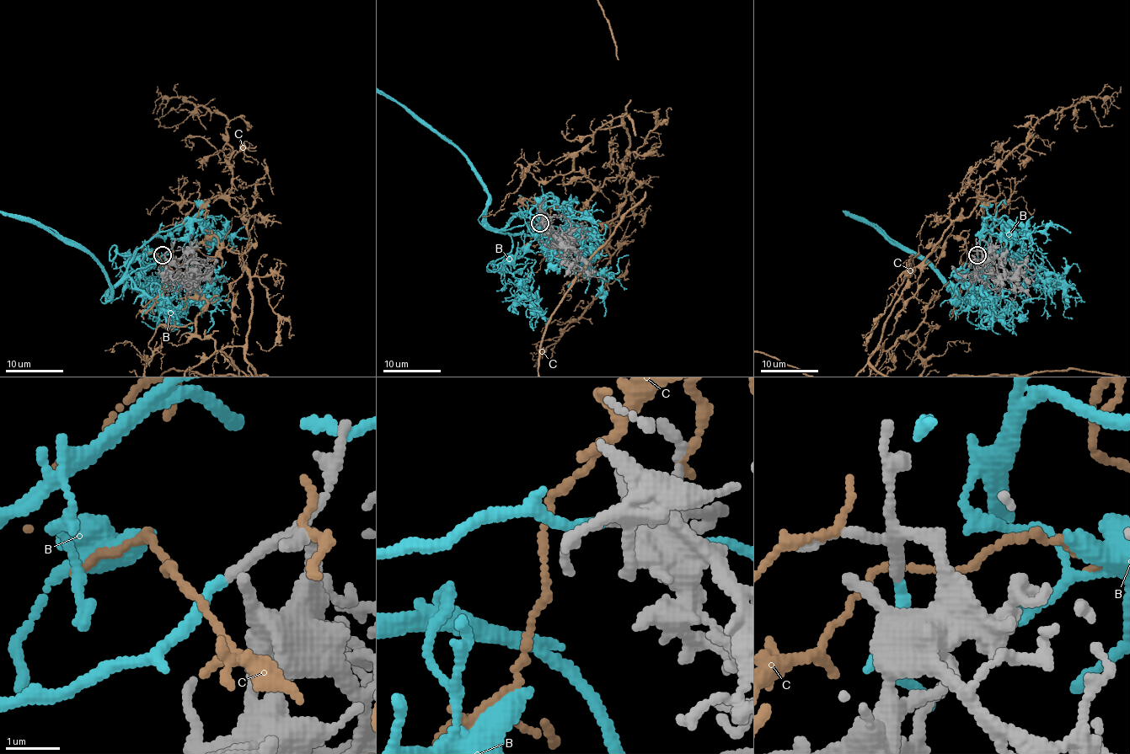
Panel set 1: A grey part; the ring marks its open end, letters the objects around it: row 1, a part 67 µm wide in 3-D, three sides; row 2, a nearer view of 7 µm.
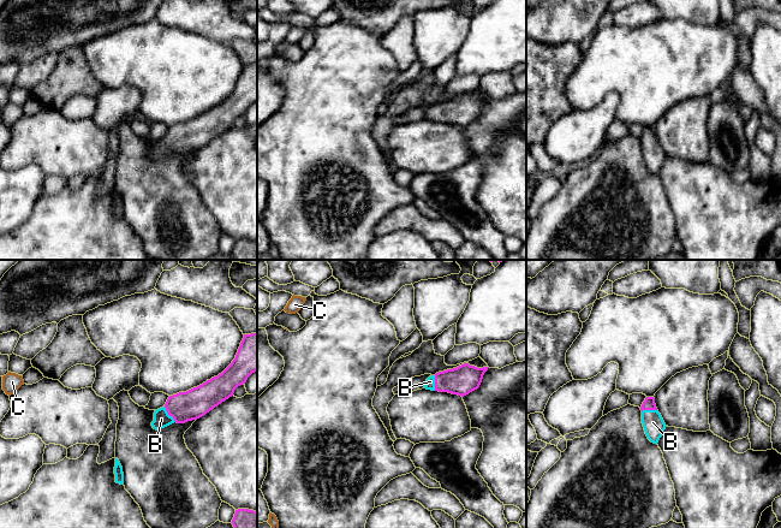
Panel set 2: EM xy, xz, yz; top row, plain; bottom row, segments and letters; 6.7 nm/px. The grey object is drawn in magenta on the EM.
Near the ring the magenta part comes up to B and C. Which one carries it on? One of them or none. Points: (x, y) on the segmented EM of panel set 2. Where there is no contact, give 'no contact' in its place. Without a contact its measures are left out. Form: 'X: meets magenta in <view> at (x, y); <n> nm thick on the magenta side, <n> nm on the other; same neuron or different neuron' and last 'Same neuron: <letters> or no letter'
B: meets magenta in xy at (168, 414); 200 nm thick on the magenta side, 110 nm on the other; same neuron
C: no contact; different neuron
Same neuron: B

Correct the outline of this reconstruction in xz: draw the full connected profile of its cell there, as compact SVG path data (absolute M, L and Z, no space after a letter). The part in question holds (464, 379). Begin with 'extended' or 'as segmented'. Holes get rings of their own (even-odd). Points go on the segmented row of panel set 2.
extended; M464 363L457 368L439 372L429 376L424 388L464 397L479 387L488 368L477 368Z

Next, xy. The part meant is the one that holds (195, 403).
extended; M257 332L244 334L236 358L232 363L217 376L207 380L202 385L193 387L186 392L179 392L169 396L166 404L155 410L154 421L151 426L159 431L174 422L185 423L187 421L197 420L213 410L215 407L233 396L234 390L245 384L248 378L257 370Z

